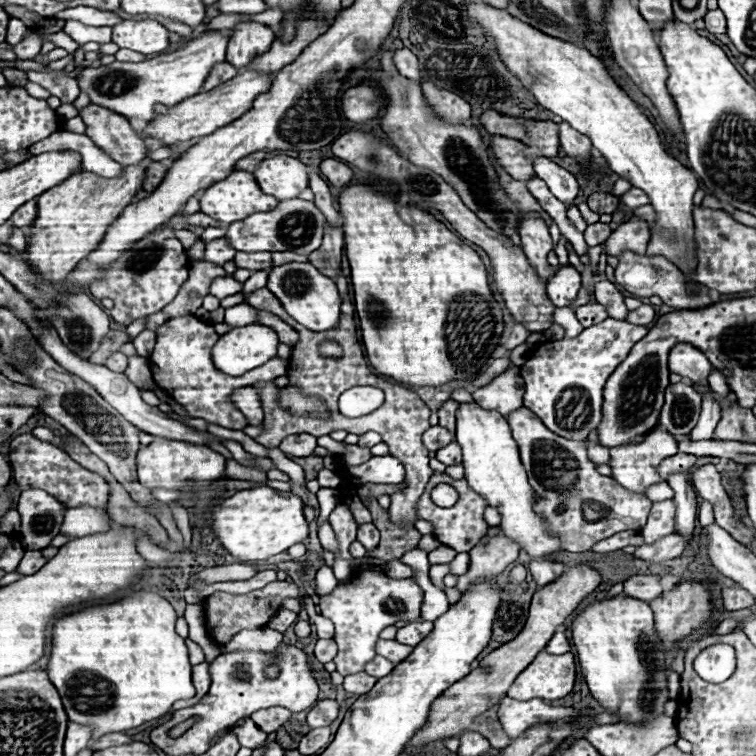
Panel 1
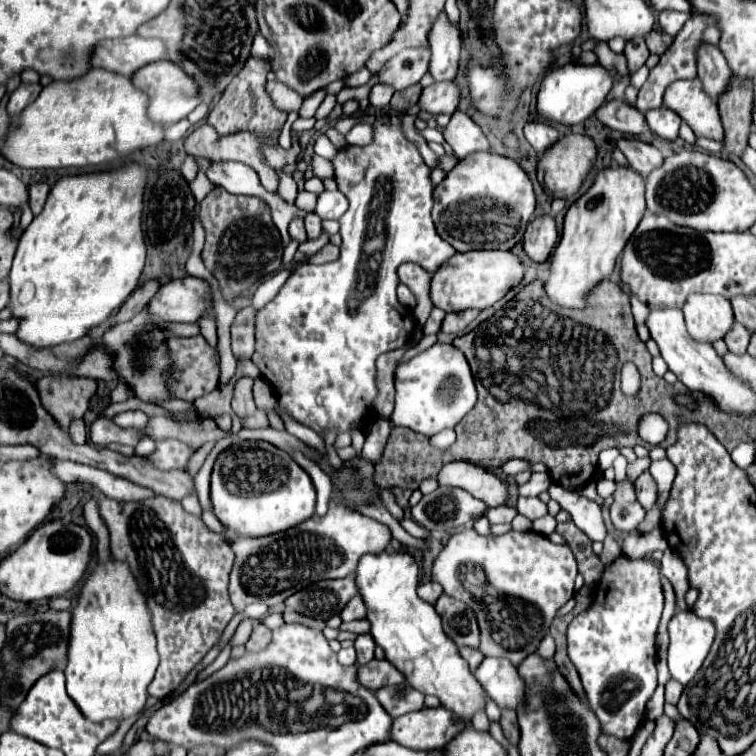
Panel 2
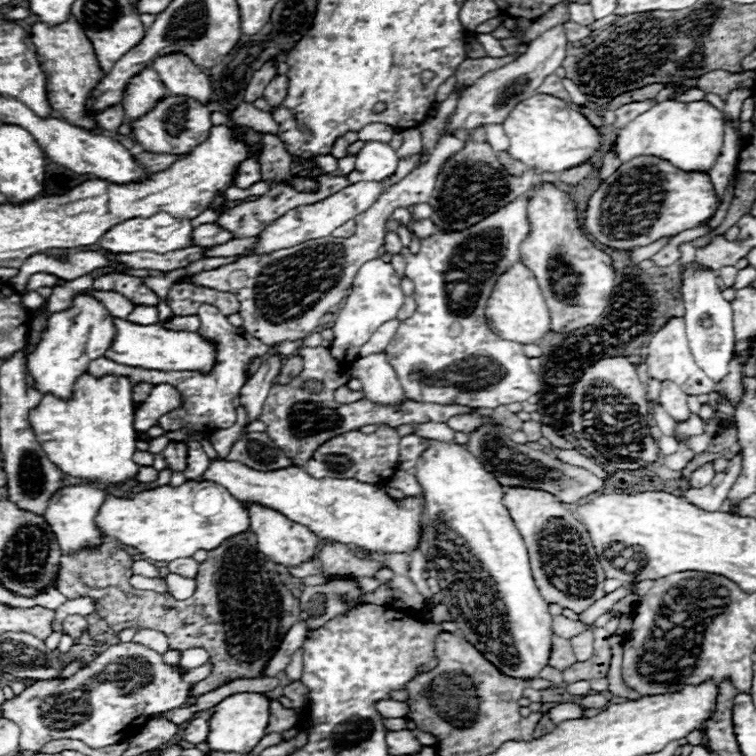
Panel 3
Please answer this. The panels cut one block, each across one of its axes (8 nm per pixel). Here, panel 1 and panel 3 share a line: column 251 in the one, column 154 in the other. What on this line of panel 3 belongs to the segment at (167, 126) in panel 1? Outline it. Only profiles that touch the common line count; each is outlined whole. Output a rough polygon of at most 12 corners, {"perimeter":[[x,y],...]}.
{"perimeter":[[152,68],[126,86],[126,118],[142,118],[170,92]]}

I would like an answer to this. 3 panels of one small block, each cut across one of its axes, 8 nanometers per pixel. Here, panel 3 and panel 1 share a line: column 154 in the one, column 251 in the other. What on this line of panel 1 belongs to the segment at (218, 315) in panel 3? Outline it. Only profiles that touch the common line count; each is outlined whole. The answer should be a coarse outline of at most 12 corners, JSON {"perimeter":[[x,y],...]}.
{"perimeter":[[196,316],[166,320],[152,378],[188,416],[230,430],[248,420],[230,394],[282,376],[276,356],[240,378],[212,362],[220,336]]}

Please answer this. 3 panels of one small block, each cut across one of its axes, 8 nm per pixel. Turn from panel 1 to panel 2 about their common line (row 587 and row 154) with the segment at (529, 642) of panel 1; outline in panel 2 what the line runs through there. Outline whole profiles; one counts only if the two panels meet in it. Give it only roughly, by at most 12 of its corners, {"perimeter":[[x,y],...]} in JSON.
{"perimeter":[[568,134],[540,156],[552,198],[578,194],[594,168],[592,138]]}

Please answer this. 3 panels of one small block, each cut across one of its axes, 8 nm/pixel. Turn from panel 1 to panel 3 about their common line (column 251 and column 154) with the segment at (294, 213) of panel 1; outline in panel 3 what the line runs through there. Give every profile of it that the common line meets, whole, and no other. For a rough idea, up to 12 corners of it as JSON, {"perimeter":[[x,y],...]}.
{"perimeter":[[160,212],[116,224],[102,252],[166,254],[190,246],[192,226]]}

